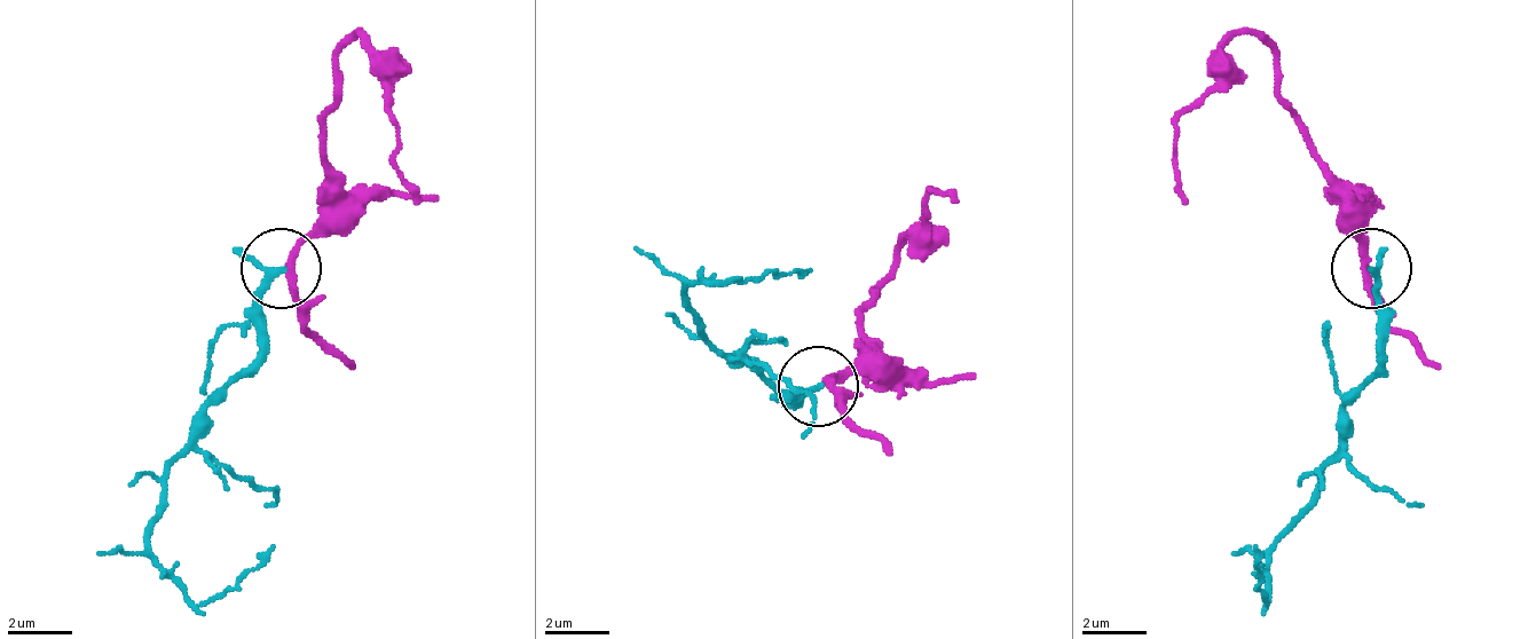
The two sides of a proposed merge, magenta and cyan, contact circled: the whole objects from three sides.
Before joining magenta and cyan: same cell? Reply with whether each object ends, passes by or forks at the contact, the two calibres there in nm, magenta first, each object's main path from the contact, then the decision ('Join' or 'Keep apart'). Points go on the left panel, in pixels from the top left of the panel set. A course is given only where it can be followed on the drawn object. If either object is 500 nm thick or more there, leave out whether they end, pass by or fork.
At the ring magenta passes by. At the ring cyan passes by. Thickness 240 nm (magenta) against 180 nm. Course of magenta: (283, 266), (323, 202), (323, 113), (339, 89), (339, 57), (363, 33), (379, 49), (395, 146), (419, 202). Course of cyan: (283, 266), (259, 298), (259, 354), (211, 402), (147, 531), (155, 563), (195, 604), (227, 596), (275, 547). Keep apart

